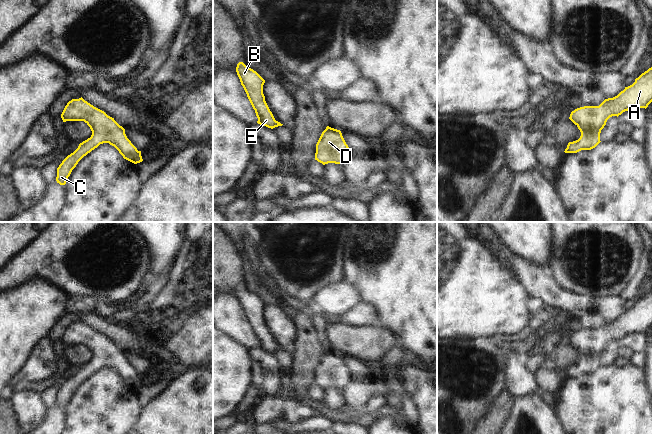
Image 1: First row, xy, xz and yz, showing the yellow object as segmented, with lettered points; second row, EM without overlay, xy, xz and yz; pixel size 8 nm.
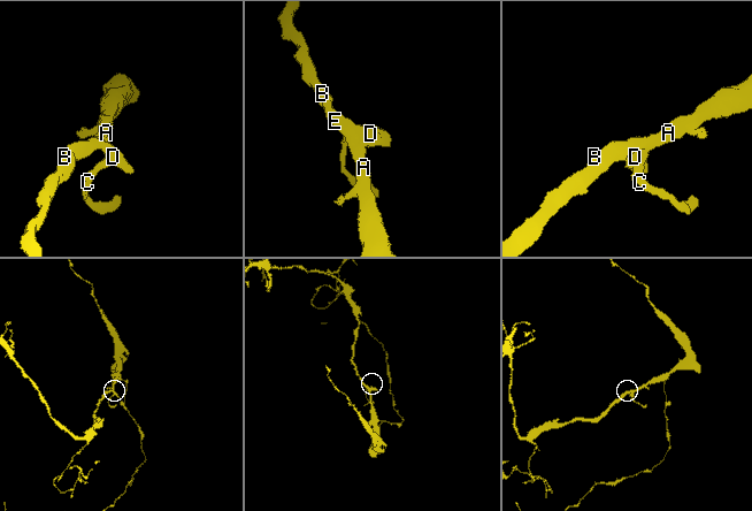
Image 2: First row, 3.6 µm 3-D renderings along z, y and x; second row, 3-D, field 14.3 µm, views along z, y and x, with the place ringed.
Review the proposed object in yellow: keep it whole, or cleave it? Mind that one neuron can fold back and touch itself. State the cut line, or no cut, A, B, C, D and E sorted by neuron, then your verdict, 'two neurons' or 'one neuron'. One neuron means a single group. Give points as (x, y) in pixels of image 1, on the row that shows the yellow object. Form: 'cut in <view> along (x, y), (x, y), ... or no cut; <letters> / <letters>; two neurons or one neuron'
no cut; A B C D E; one neuron

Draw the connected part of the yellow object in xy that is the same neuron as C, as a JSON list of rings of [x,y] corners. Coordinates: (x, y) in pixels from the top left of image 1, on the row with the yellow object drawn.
[[[82,97],[69,101],[61,118],[63,122],[84,121],[90,127],[92,135],[80,143],[78,148],[68,155],[57,168],[56,181],[60,185],[66,184],[72,170],[84,156],[103,143],[114,146],[124,159],[134,164],[143,161],[141,151],[138,151],[127,138],[125,129],[114,118],[94,107]]]

